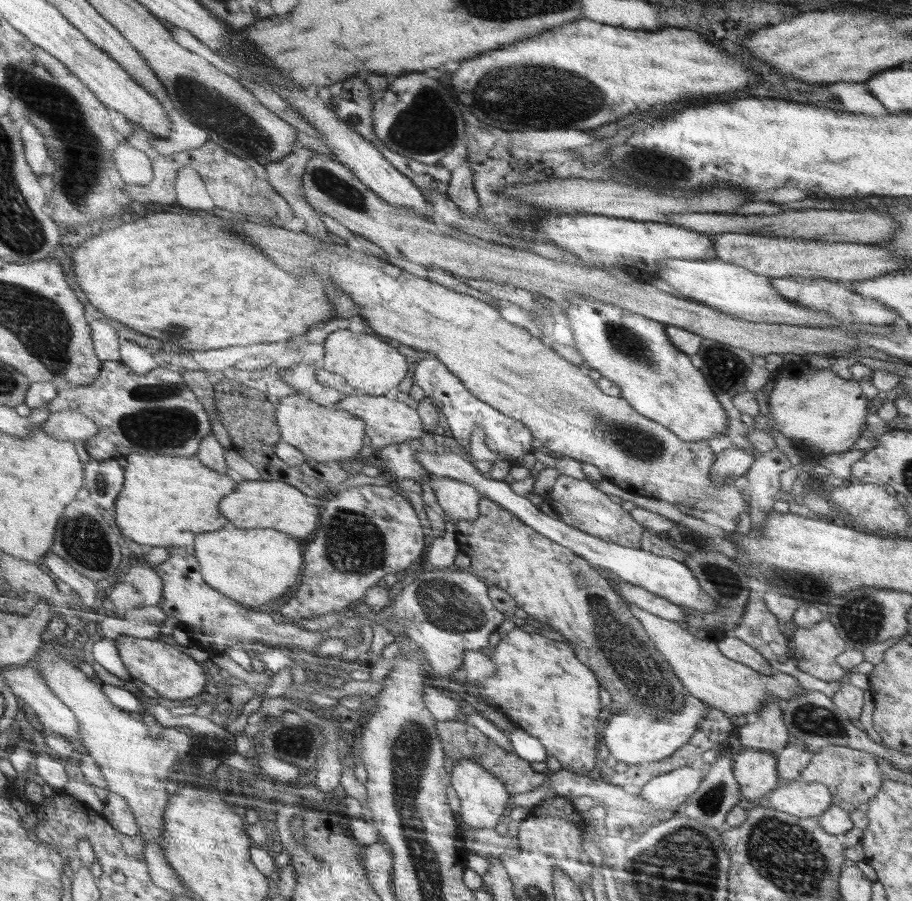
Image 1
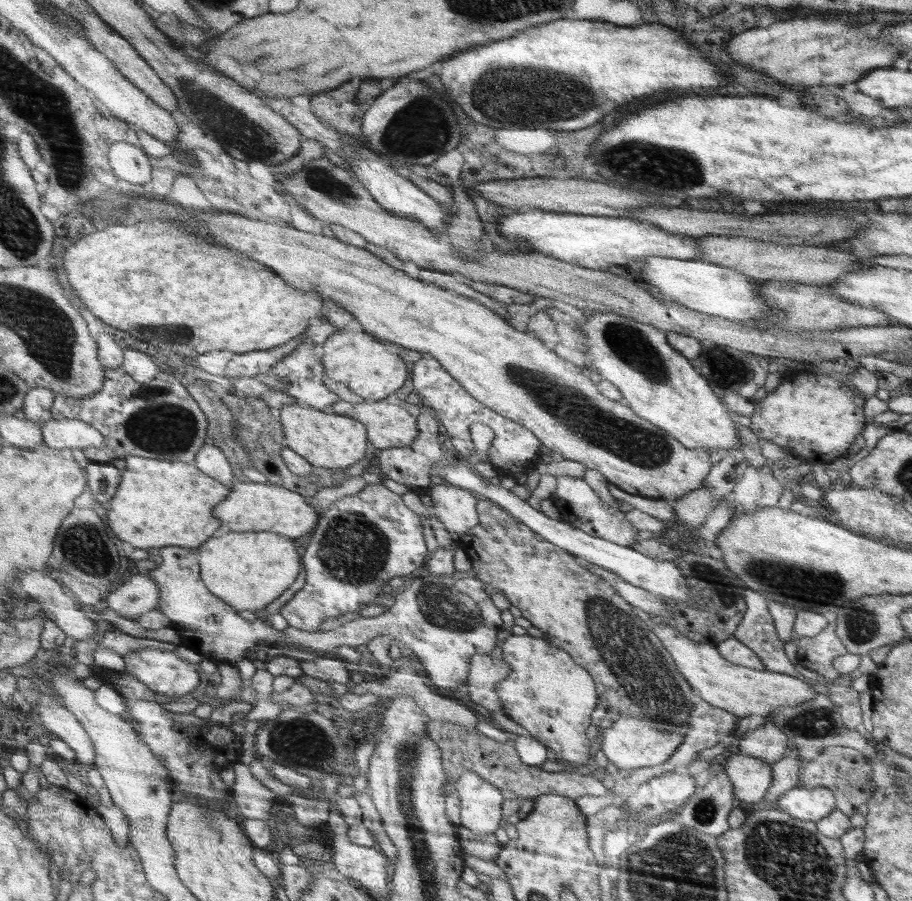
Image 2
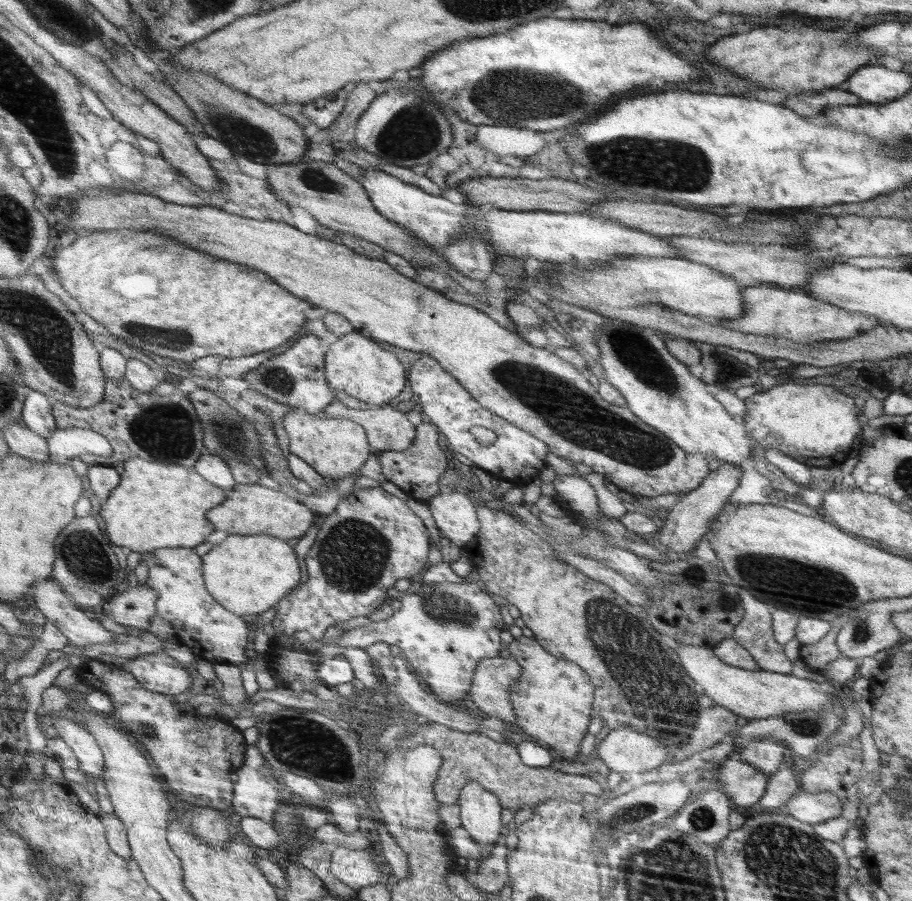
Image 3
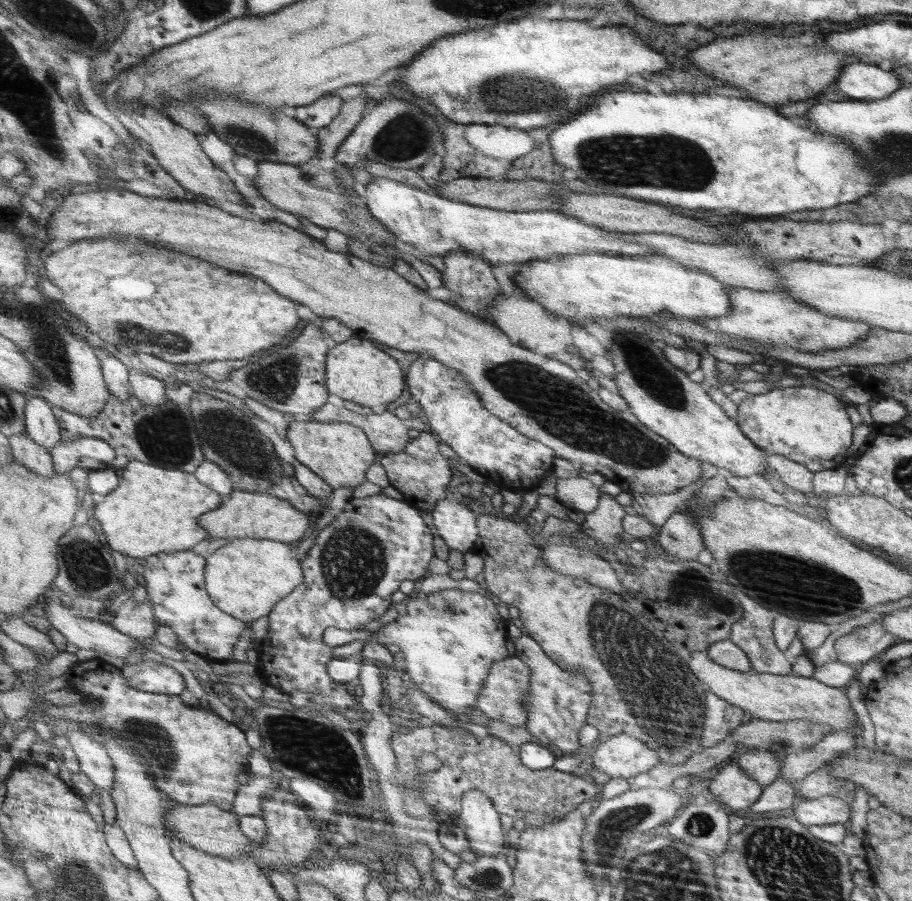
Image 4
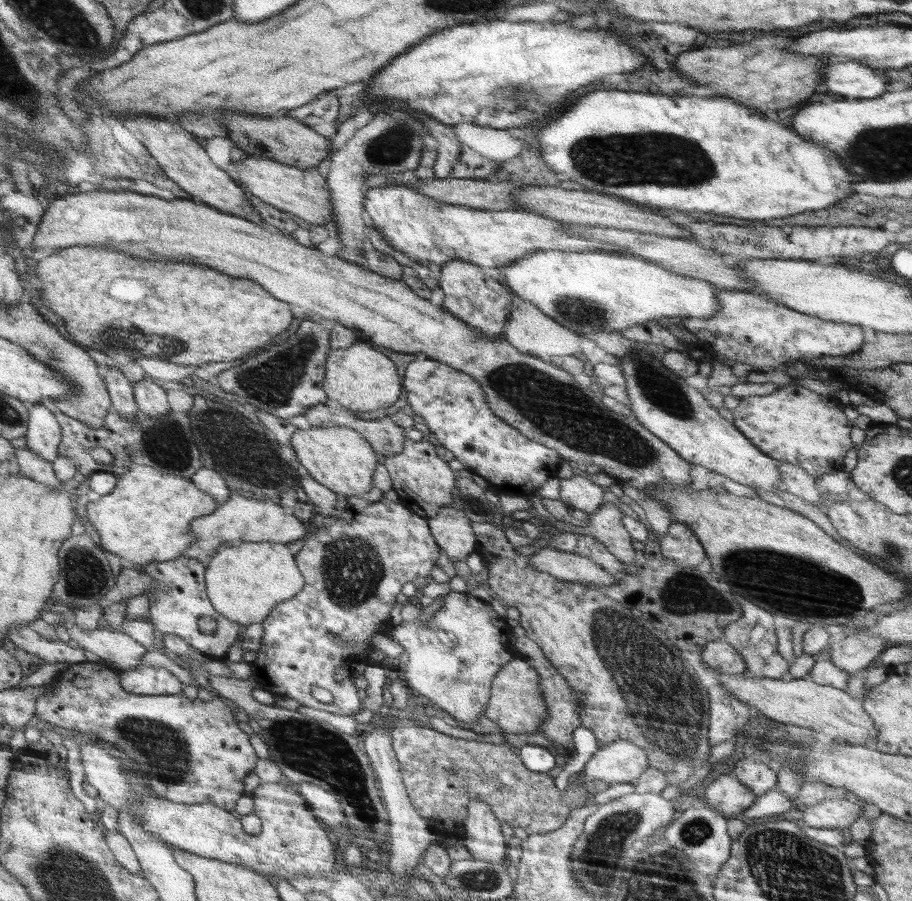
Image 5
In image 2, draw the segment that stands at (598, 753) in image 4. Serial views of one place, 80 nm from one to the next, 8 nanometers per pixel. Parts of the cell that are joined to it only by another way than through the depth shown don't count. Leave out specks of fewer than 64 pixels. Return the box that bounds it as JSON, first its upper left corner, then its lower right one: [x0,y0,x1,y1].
[599,718,689,772]

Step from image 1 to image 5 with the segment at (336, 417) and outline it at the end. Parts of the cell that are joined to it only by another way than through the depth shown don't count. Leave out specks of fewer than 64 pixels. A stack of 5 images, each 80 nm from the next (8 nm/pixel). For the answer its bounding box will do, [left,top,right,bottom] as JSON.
[291,426,378,498]

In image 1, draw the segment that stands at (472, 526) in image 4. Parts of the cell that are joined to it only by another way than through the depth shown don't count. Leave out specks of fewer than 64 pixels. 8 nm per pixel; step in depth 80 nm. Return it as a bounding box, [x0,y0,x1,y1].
[430,476,481,525]

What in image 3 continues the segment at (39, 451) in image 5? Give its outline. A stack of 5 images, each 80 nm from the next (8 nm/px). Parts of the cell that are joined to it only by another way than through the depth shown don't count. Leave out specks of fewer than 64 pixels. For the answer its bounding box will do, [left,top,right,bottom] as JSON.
[21,391,57,439]

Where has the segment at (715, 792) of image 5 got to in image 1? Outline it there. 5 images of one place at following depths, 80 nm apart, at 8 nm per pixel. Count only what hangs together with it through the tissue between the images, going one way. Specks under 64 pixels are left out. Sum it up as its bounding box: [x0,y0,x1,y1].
[734,750,781,802]

